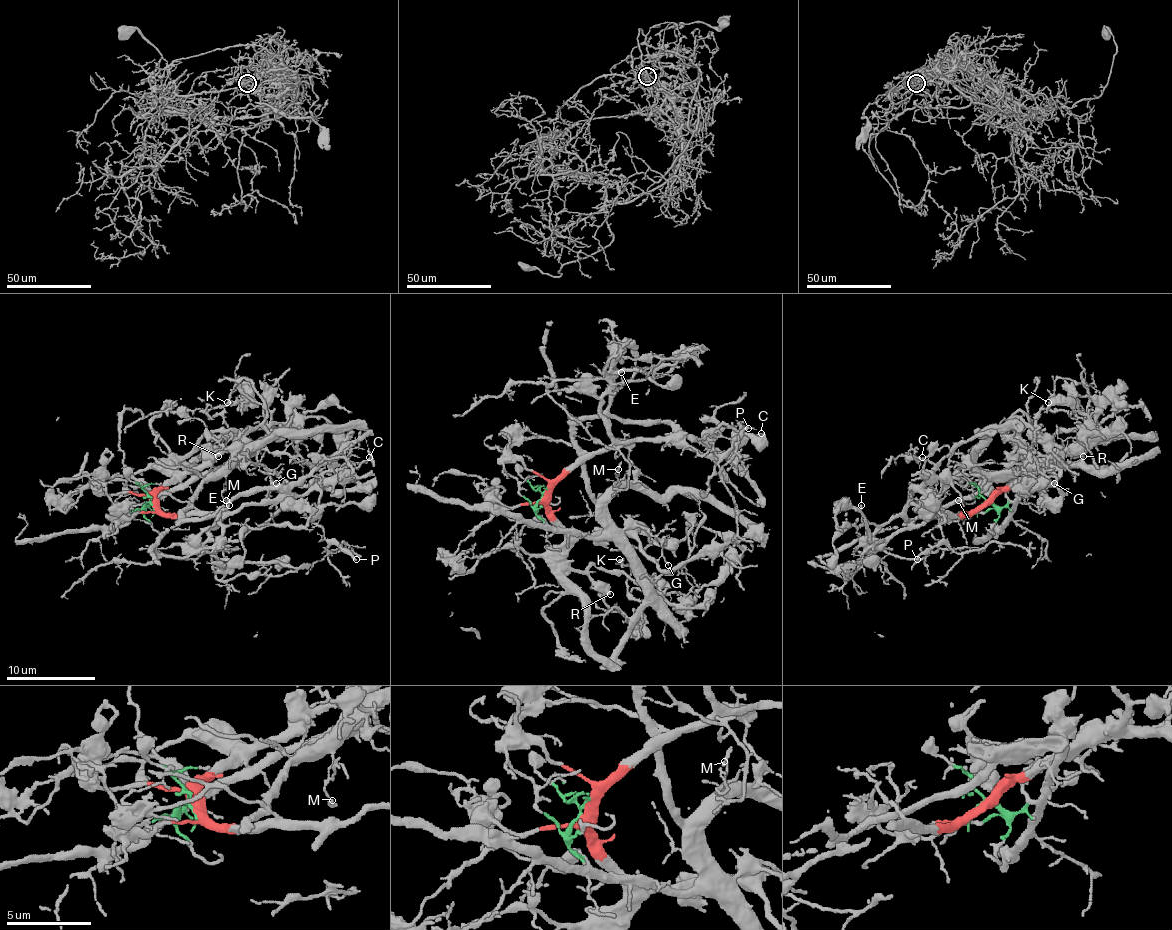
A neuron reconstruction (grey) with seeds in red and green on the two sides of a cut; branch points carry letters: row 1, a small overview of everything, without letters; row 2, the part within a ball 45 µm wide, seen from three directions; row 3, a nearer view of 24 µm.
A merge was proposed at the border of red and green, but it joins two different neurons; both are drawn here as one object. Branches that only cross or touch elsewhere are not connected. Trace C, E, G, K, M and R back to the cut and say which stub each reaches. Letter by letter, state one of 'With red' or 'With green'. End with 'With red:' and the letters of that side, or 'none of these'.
C: With red
E: With red
G: With green
K: With green
M: With green
R: With red
With red: C, E, R

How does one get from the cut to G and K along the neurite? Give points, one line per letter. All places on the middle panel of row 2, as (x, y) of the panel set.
G: (544, 494), (537, 514), (559, 530), (617, 536), (637, 525), (657, 539), (668, 565)
K: (544, 494), (537, 514), (552, 527), (608, 536), (659, 599), (635, 599), (628, 592), (630, 568), (619, 559)

